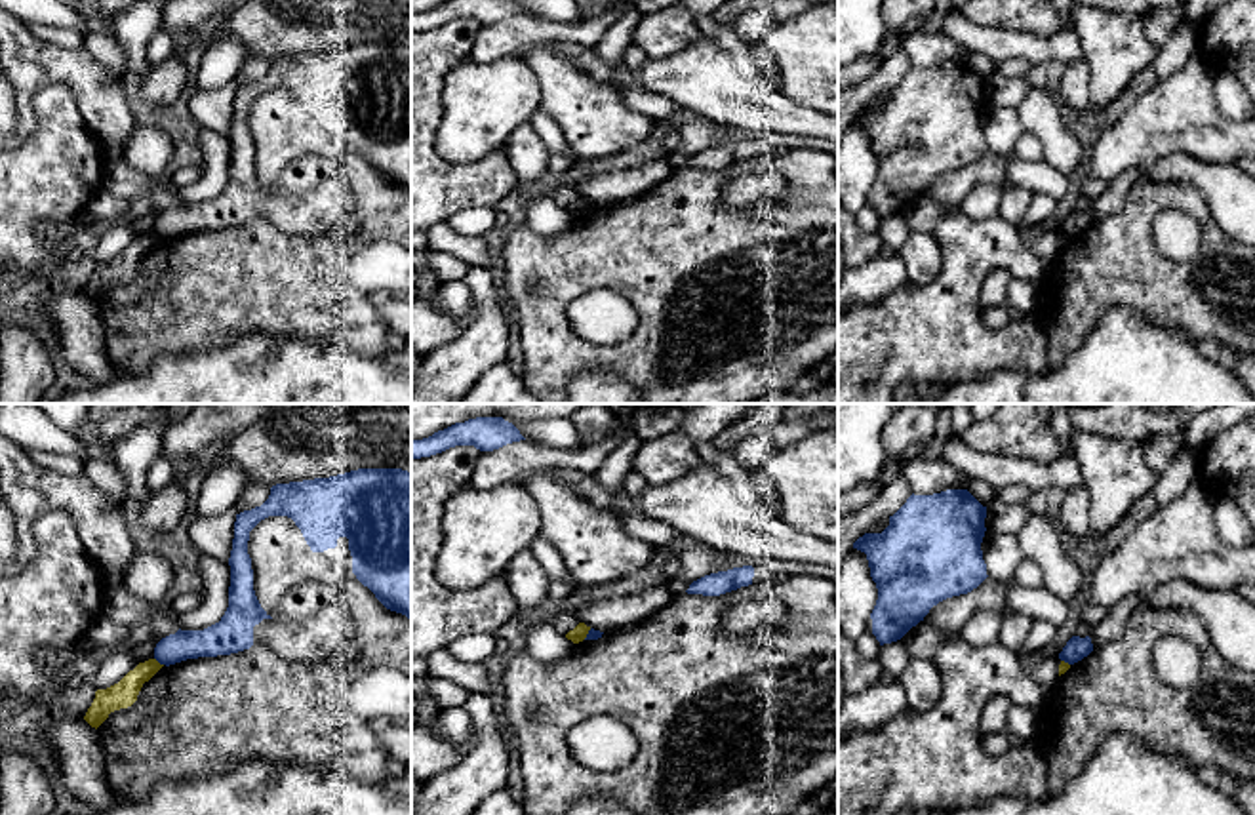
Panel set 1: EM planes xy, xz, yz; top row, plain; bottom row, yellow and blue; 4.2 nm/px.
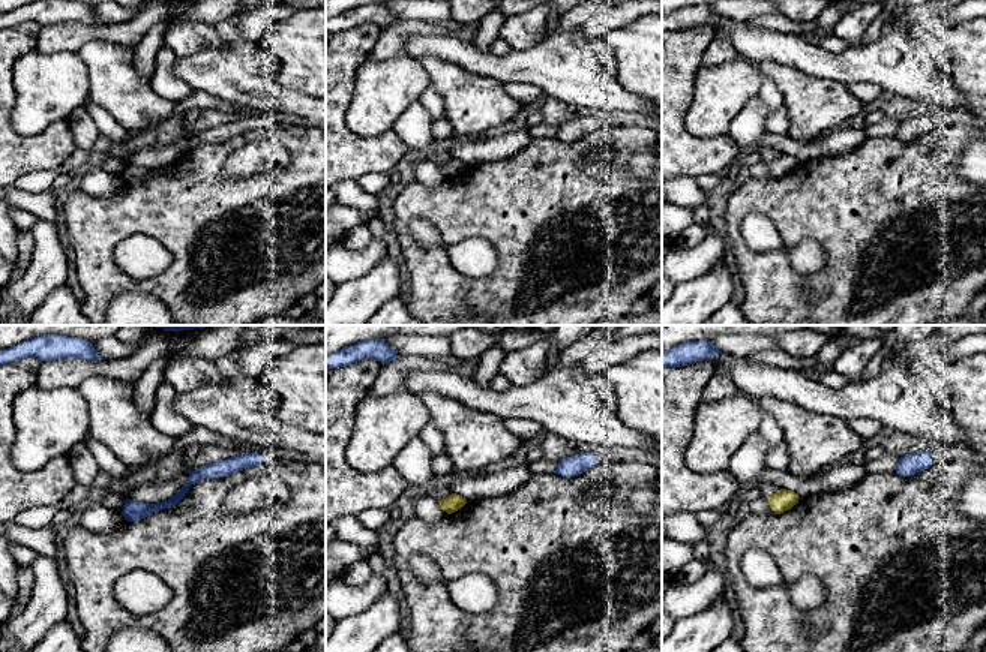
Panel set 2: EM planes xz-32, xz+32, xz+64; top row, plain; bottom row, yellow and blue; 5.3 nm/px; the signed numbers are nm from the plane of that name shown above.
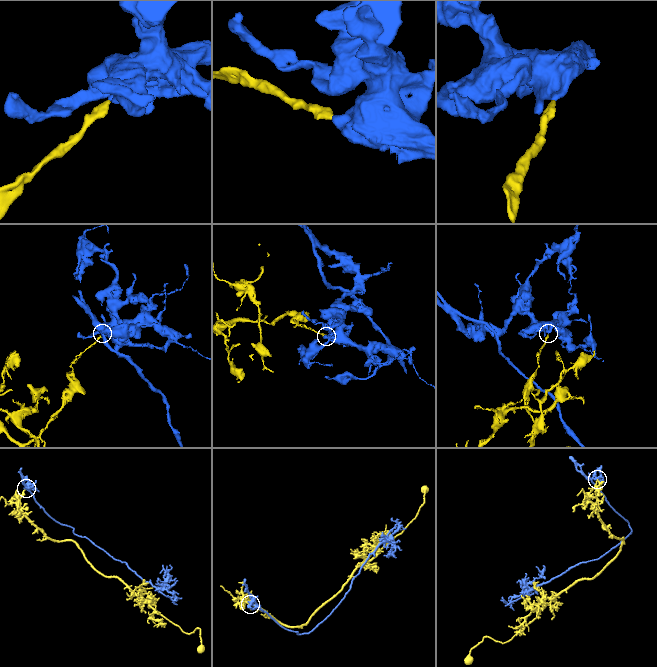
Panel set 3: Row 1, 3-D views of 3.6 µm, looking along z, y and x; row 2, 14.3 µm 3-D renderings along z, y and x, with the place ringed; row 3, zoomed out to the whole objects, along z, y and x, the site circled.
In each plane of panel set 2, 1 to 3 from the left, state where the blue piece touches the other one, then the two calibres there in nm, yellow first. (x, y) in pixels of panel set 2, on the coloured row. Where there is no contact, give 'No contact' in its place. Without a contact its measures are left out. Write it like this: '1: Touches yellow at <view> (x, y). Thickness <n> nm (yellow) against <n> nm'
1: No contact
2: No contact
3: No contact

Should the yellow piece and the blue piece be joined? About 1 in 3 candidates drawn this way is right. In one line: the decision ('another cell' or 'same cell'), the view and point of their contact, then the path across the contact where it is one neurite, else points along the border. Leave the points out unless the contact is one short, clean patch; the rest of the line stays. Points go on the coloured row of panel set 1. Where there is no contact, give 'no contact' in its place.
another cell | xy (157, 661) | along xy (155, 657), (162, 665)

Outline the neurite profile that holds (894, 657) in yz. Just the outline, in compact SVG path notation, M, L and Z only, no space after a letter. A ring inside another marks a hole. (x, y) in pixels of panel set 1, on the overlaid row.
M901 640L880 646L878 663L882 672L887 672L893 680L901 676L910 655Z

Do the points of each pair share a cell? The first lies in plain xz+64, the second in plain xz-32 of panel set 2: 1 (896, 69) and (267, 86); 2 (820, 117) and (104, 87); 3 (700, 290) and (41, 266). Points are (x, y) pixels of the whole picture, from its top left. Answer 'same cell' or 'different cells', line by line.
1: same cell
2: same cell
3: same cell

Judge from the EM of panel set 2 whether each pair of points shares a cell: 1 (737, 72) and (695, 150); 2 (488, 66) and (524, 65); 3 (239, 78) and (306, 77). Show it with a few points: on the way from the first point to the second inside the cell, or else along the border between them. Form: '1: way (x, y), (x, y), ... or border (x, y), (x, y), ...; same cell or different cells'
1: border (685, 110), (685, 126), (694, 135), (727, 134); different cells
2: way (497, 66), (515, 66); same cell
3: border (276, 77), (281, 86), (308, 95); different cells

